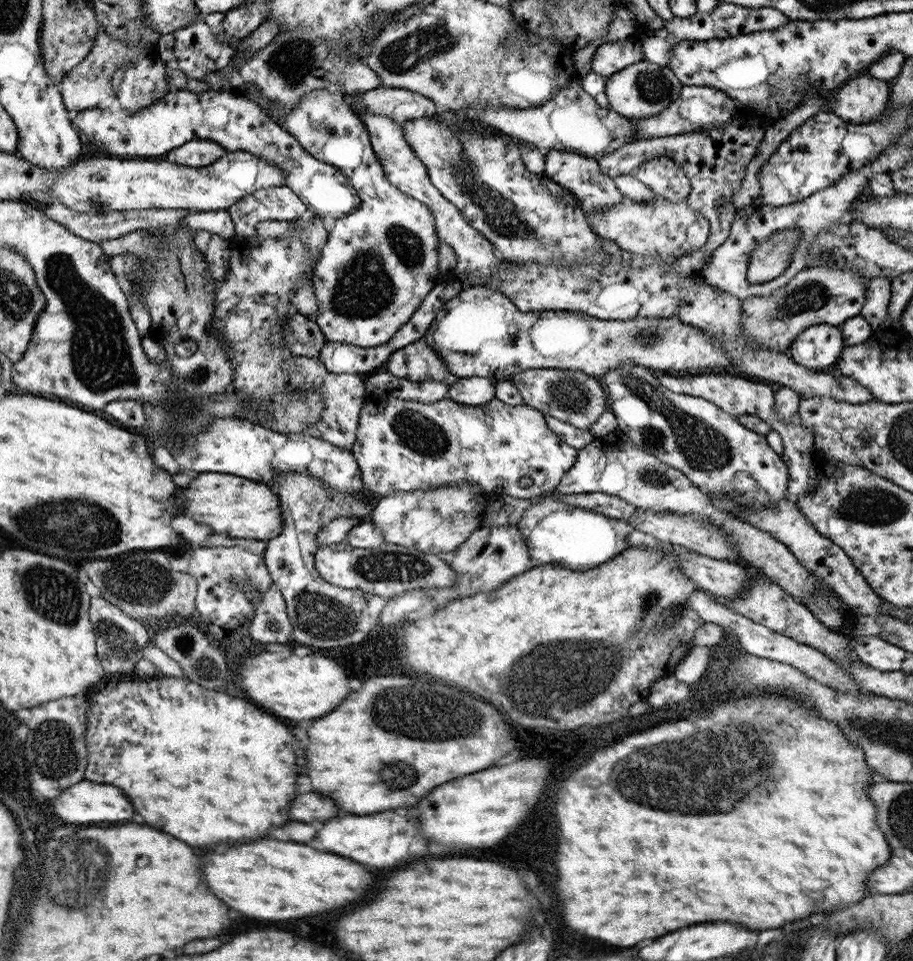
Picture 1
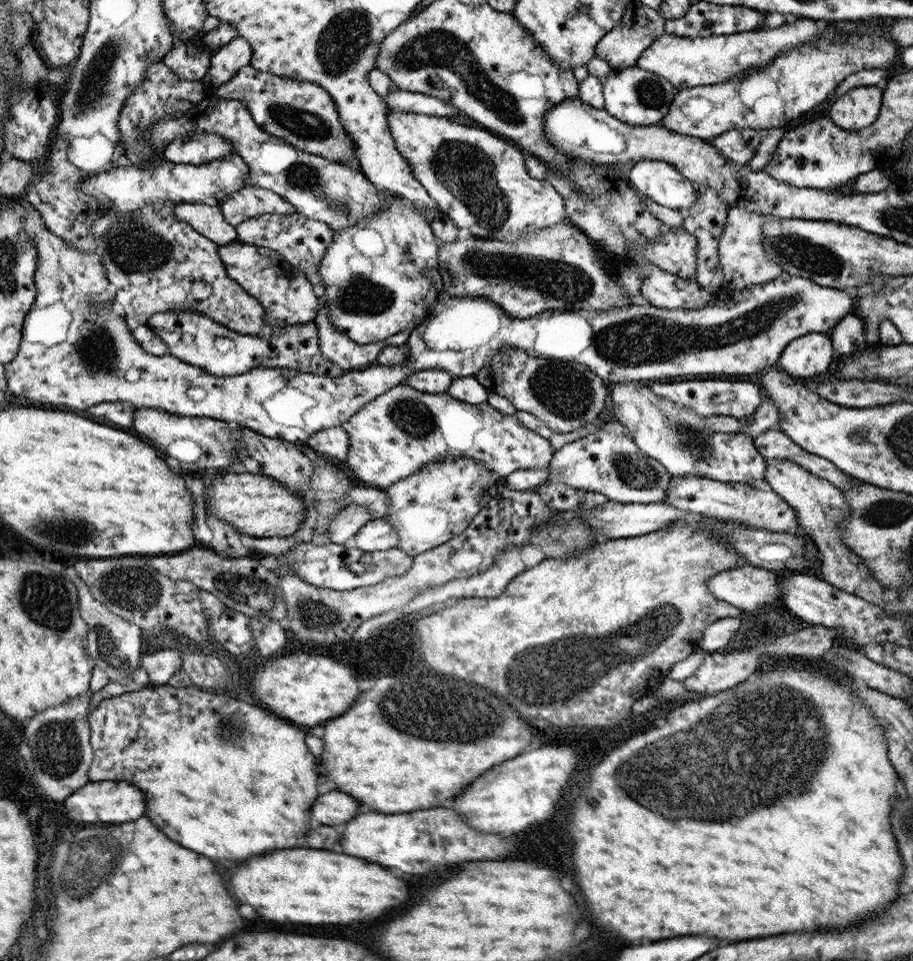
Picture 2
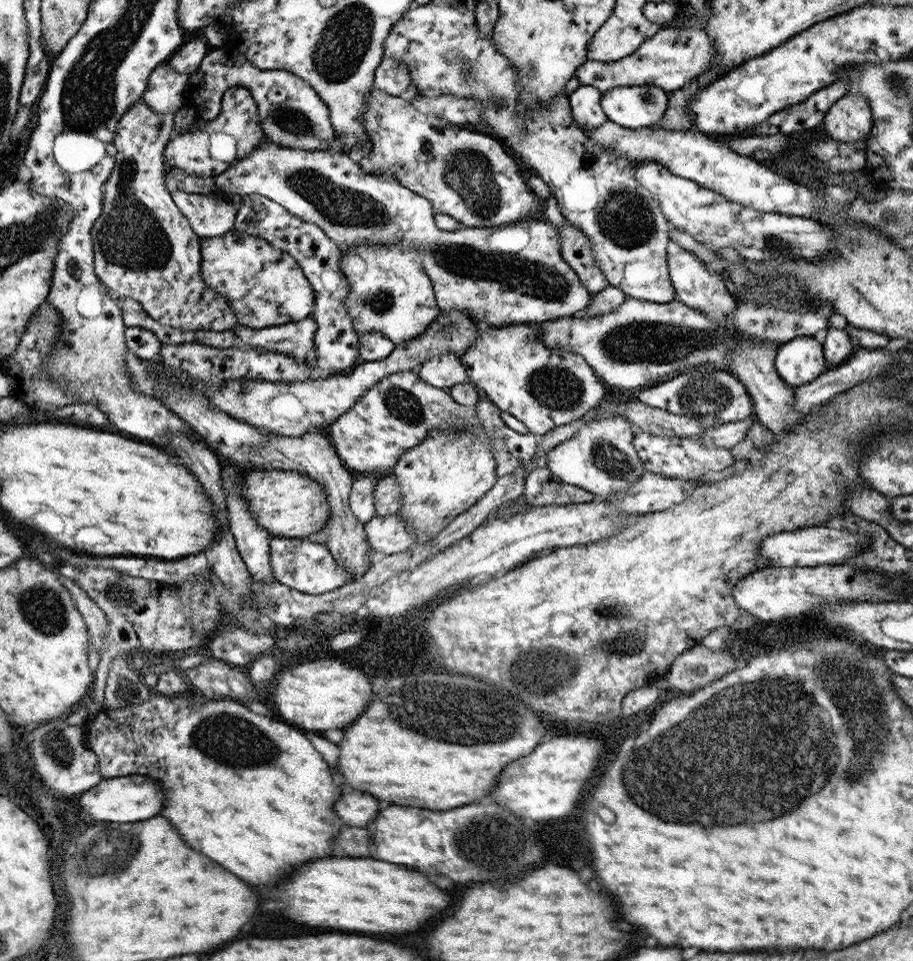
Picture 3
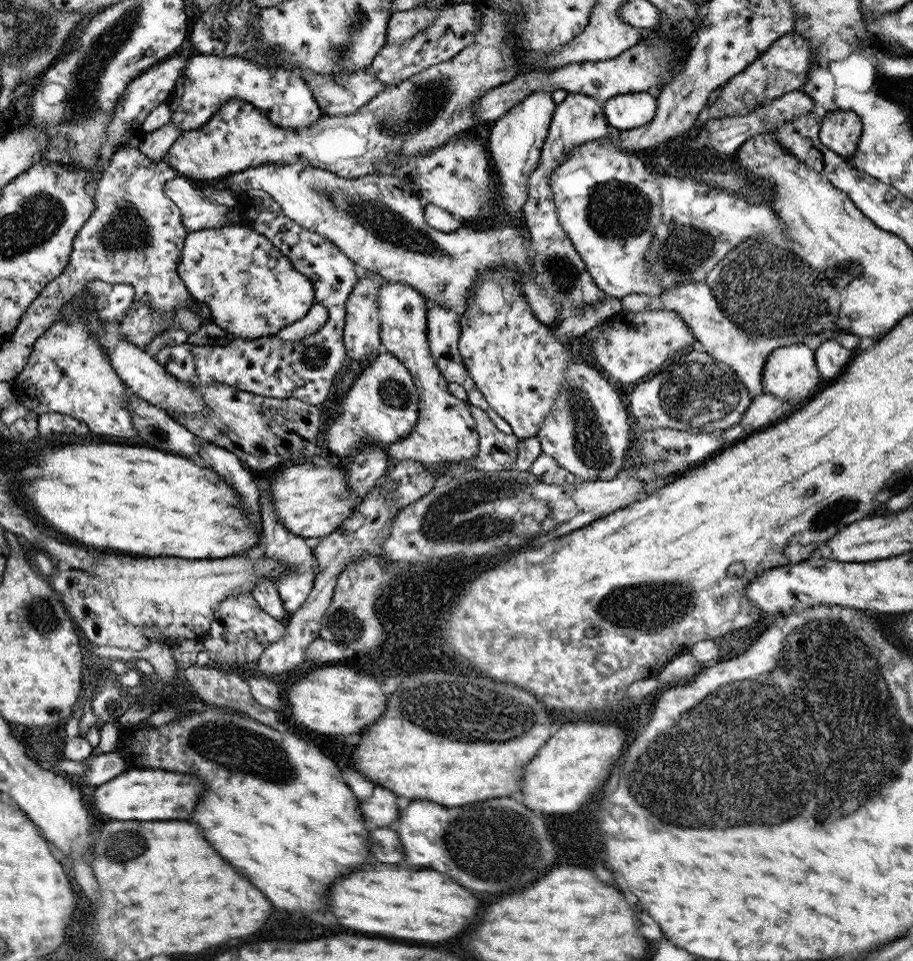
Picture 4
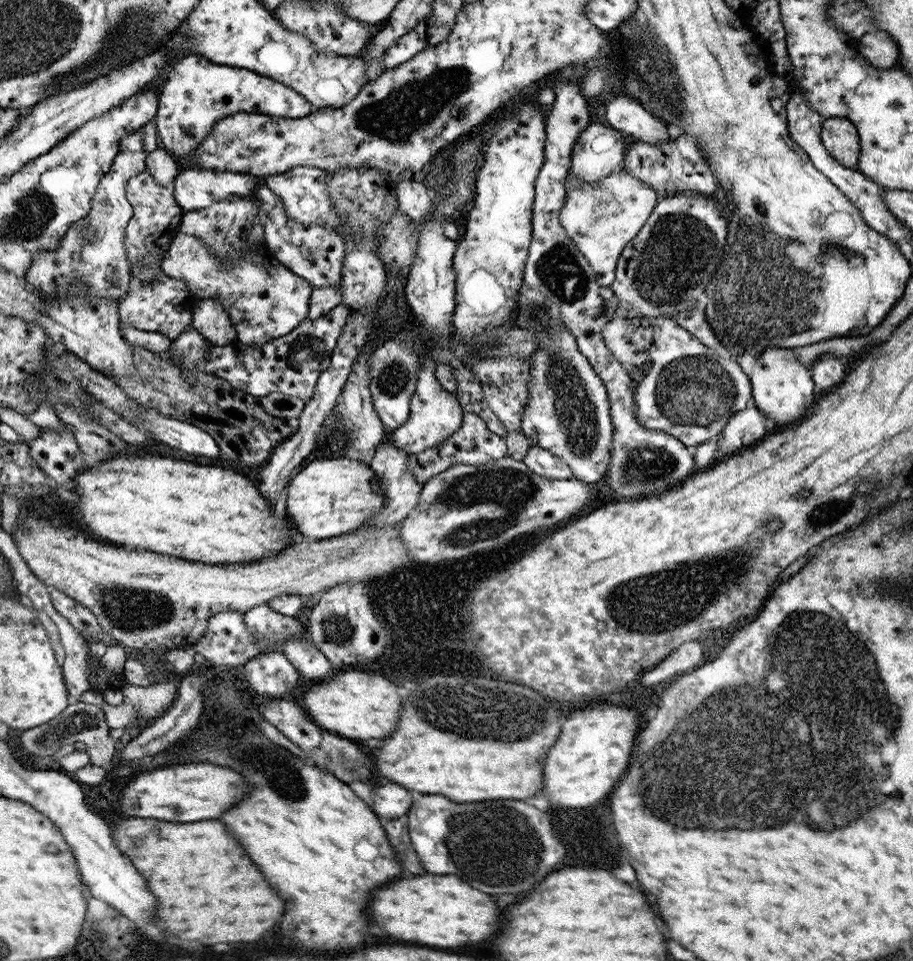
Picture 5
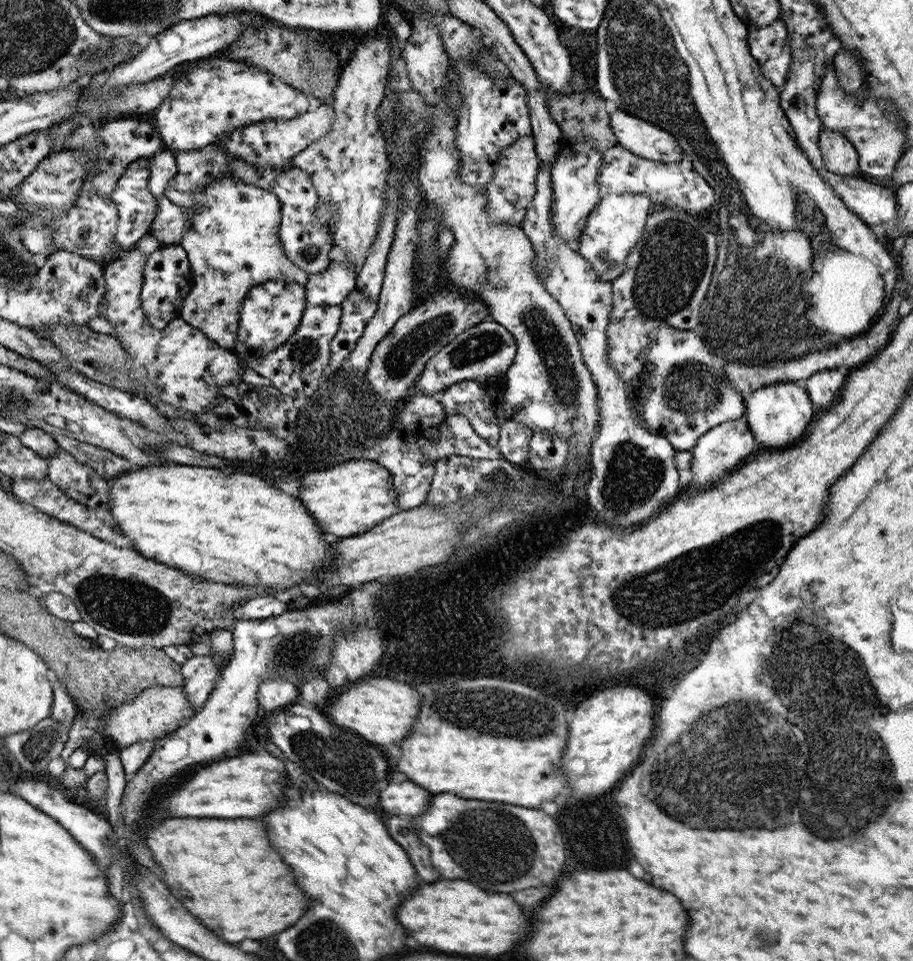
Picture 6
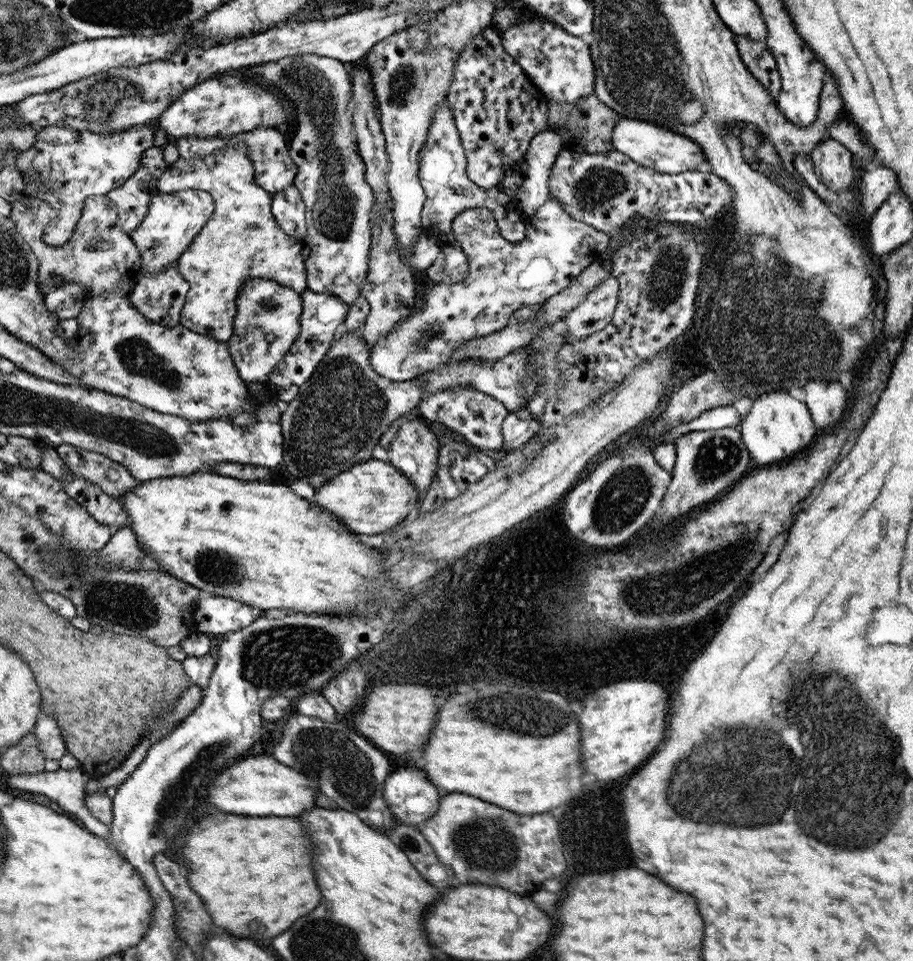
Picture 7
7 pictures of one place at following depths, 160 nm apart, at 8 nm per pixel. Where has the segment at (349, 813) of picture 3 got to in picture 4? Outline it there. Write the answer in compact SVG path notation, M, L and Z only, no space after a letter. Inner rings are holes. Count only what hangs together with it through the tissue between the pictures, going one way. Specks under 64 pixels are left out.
M376 786L370 800L362 800L362 814L366 814L366 824L370 826L388 826L398 818L398 796Z

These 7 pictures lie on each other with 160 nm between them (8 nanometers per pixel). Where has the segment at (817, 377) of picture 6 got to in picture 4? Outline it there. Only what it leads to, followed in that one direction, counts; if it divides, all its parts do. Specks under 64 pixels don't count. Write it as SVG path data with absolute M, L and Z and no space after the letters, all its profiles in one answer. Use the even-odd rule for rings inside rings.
M834 340L824 341L815 348L817 369L821 376L820 389L827 381L831 382L834 376L844 371L855 353L855 350L846 349Z

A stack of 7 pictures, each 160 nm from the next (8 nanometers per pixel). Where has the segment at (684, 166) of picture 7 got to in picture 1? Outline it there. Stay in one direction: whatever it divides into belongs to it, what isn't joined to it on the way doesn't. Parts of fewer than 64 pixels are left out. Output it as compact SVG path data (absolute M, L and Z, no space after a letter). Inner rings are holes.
M642 60L630 66L625 66L616 74L607 77L606 90L609 108L631 120L650 118L667 107L670 108L680 96L683 85L667 66Z

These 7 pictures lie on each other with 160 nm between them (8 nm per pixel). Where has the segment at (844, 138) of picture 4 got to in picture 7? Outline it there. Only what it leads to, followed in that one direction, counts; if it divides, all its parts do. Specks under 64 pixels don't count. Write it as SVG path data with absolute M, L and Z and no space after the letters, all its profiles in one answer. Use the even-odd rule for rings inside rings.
M828 138L808 156L812 159L815 173L828 190L843 193L854 182L854 154L841 142Z

